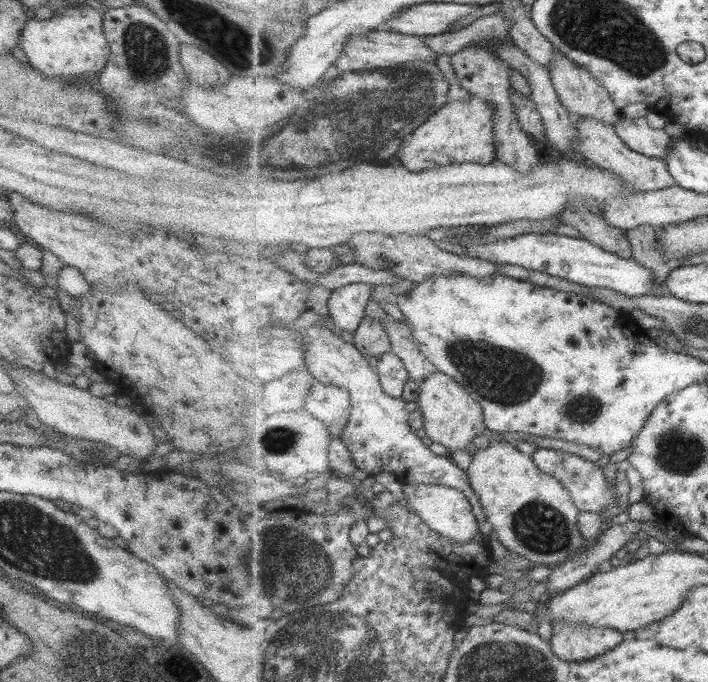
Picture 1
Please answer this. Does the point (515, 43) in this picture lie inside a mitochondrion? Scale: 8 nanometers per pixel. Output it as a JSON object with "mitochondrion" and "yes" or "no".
{"mitochondrion":"no"}

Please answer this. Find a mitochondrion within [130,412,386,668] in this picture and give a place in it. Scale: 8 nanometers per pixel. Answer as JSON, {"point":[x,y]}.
{"point":[299,570]}

